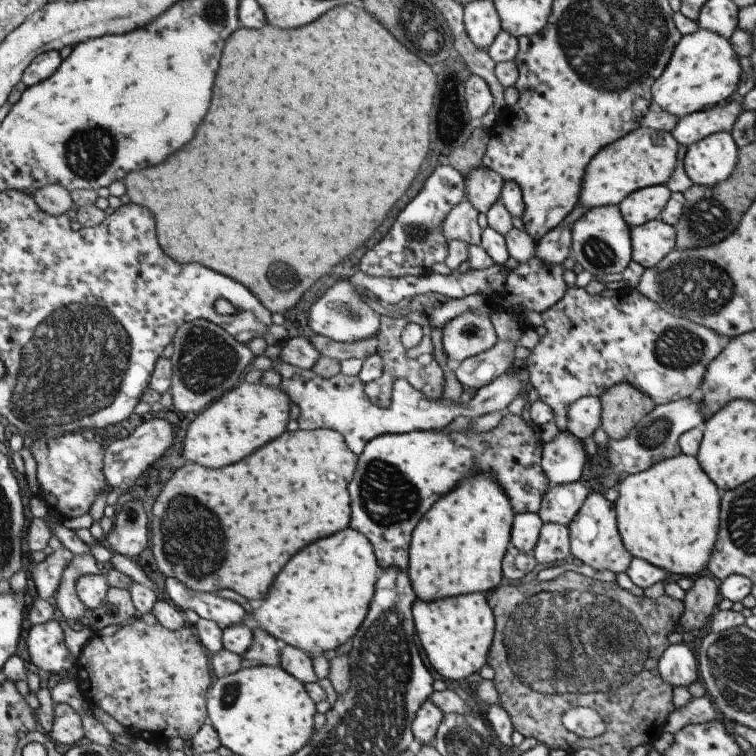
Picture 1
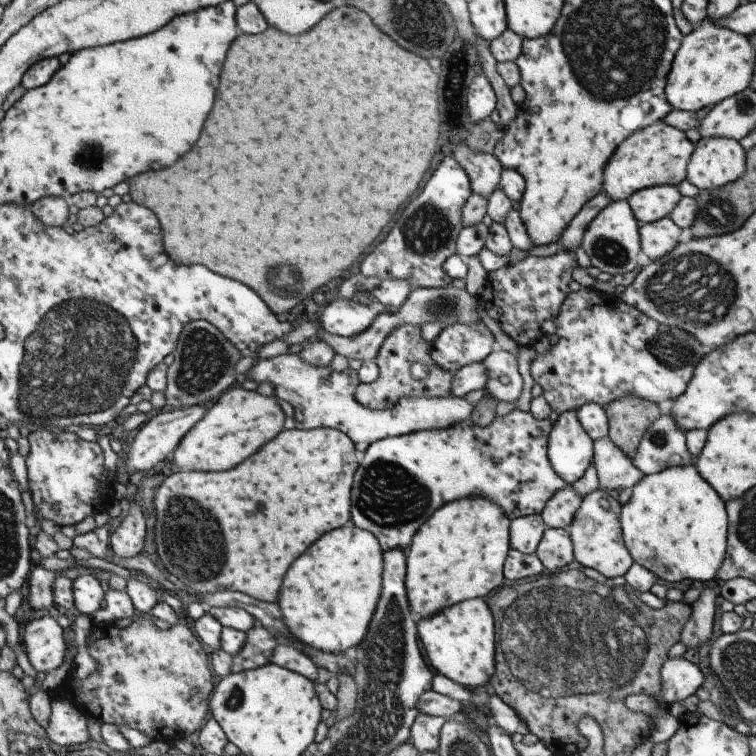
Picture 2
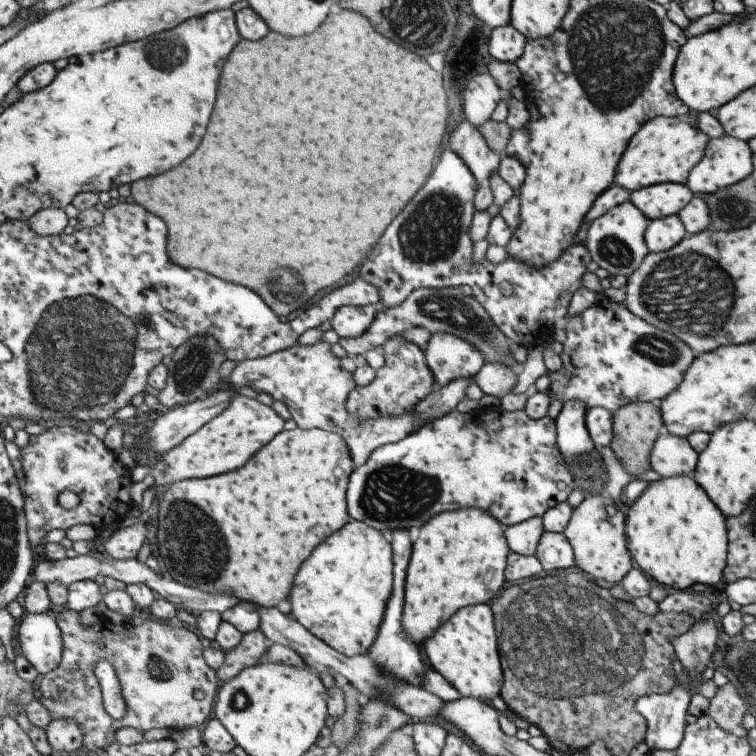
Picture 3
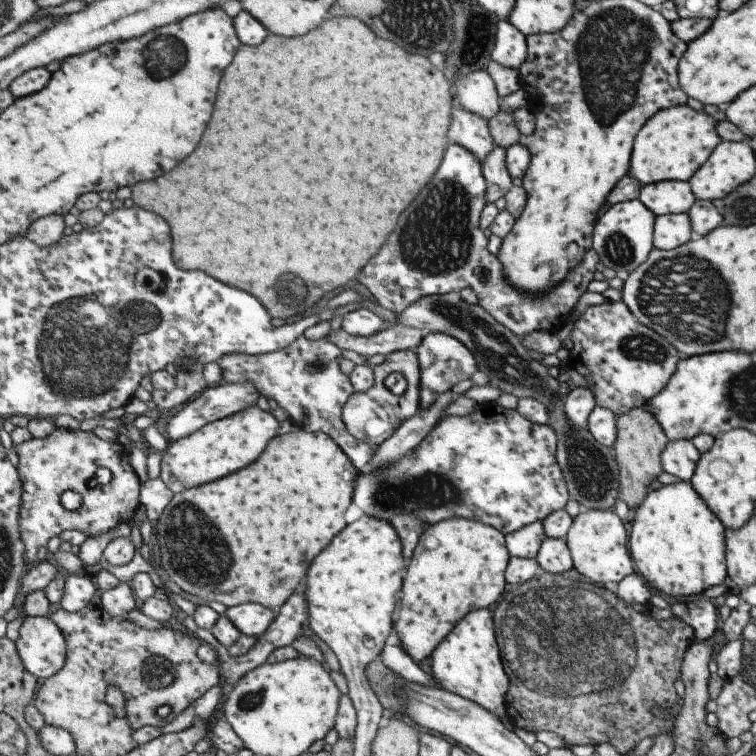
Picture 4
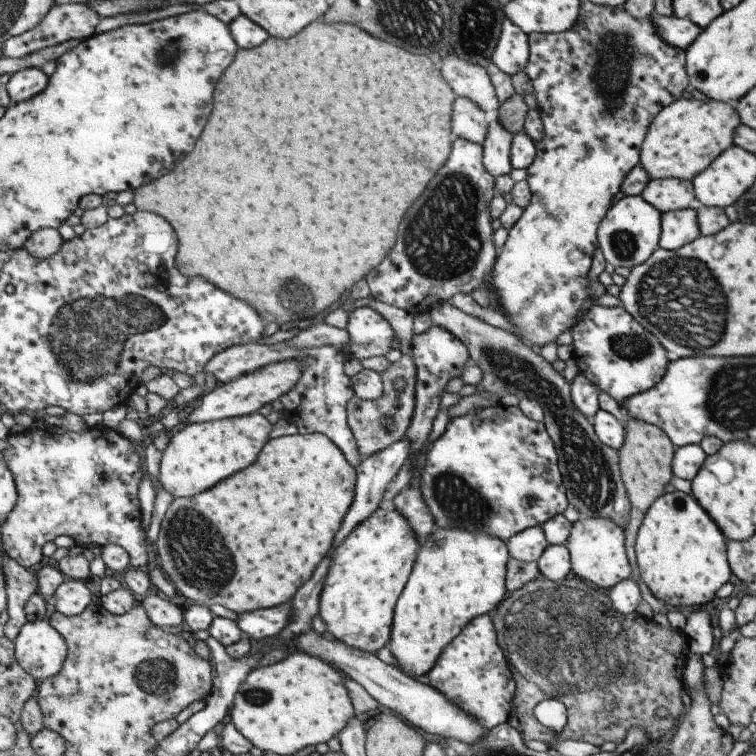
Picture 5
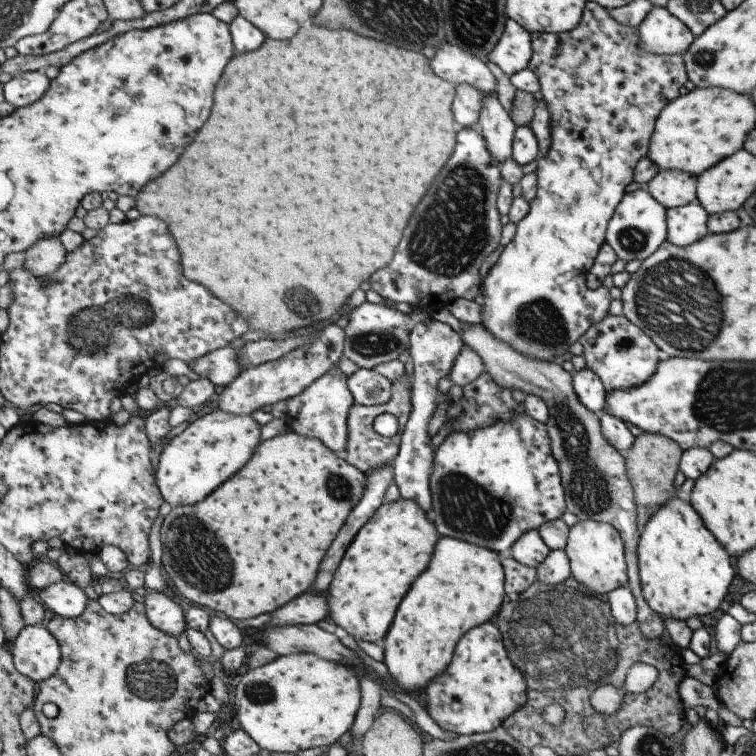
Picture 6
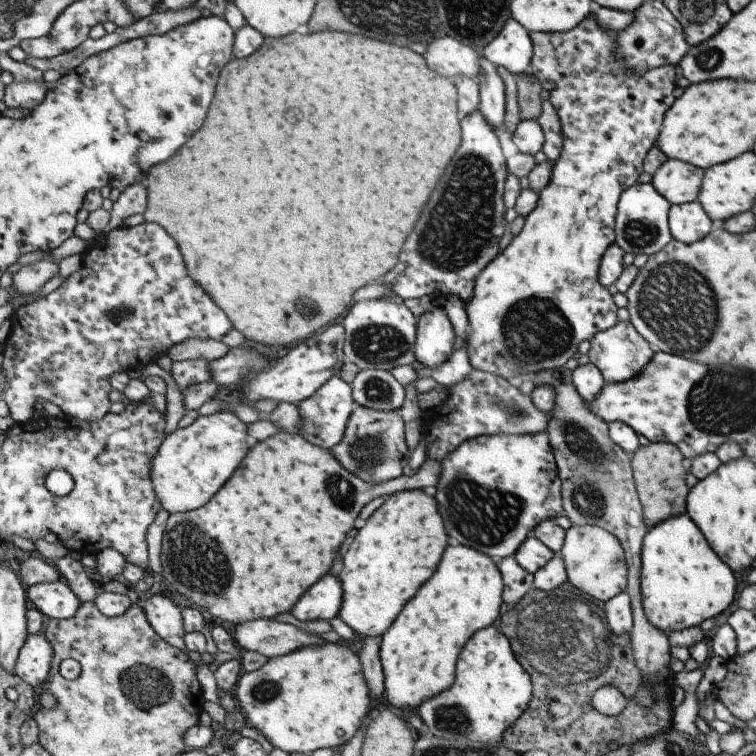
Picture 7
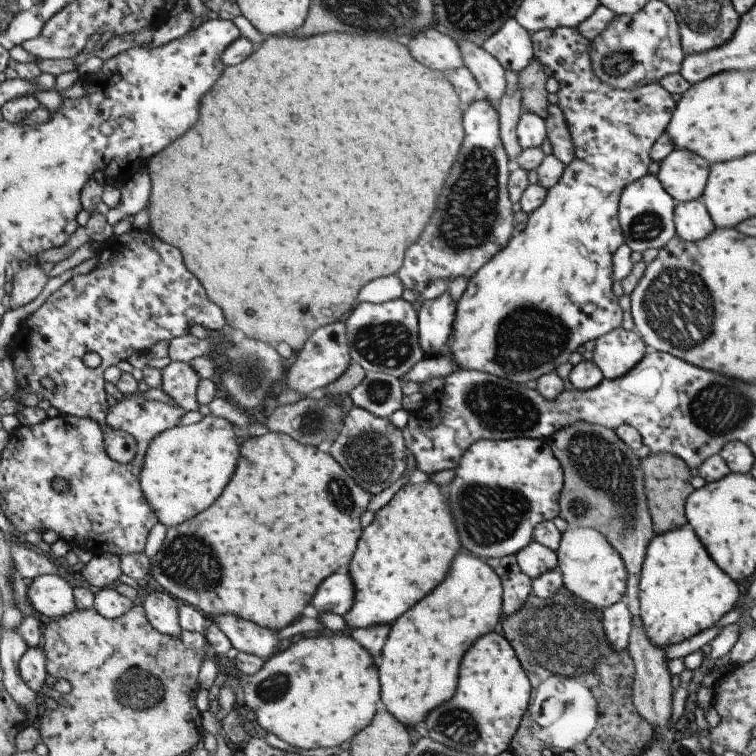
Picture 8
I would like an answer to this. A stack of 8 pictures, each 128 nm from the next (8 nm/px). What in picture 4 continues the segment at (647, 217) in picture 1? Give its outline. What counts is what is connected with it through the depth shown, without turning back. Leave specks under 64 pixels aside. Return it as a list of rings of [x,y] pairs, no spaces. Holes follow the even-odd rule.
[[[664,181],[641,186],[637,200],[655,216],[686,214],[695,199],[687,181]]]

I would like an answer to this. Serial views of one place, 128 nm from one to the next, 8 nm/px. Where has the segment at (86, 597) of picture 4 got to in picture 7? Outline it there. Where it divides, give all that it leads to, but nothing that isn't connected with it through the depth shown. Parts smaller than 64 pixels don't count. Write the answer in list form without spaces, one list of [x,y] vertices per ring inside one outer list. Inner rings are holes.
[[[62,578],[56,582],[32,585],[28,590],[28,599],[32,606],[50,619],[74,618],[83,604]]]

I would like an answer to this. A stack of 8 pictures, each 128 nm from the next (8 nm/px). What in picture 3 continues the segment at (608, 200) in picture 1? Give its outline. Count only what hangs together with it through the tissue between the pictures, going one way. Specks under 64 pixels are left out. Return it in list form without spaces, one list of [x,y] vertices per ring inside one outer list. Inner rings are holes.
[[[659,116],[659,120],[651,119],[651,124],[631,140],[631,148],[627,148],[627,156],[623,156],[623,164],[619,164],[618,178],[615,179],[615,185],[621,186],[627,192],[637,191],[639,188],[659,184],[659,183],[679,183],[685,184],[687,175],[691,168],[701,160],[703,150],[709,142],[709,138],[691,124],[685,122],[686,119],[677,116]]]

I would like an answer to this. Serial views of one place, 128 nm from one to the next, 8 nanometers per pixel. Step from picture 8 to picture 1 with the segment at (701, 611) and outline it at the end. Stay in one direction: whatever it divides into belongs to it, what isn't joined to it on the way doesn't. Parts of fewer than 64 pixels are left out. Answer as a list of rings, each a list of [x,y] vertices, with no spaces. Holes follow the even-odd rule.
[[[679,455],[661,460],[654,467],[635,474],[624,475],[619,481],[619,498],[616,501],[619,536],[625,550],[631,556],[662,568],[677,576],[692,577],[706,572],[711,550],[715,548],[715,538],[719,528],[720,491],[709,480],[699,466],[696,457]]]

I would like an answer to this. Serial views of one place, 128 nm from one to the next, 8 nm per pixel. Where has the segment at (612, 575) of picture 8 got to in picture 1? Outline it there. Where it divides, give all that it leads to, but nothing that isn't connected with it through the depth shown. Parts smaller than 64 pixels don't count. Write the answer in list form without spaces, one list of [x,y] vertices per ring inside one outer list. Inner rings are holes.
[[[592,492],[585,500],[583,508],[568,524],[572,554],[583,563],[596,570],[610,570],[615,574],[625,572],[630,566],[631,555],[619,540],[619,524],[616,502],[610,502],[601,492]]]

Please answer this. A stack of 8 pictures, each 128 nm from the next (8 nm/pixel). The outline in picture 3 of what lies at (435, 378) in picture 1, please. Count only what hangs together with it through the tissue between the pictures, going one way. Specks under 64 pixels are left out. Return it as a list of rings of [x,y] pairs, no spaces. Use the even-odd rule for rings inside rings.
[[[397,335],[388,339],[382,350],[384,365],[376,370],[375,380],[369,386],[356,386],[347,403],[350,413],[361,422],[403,416],[437,388],[435,373],[427,366],[426,352],[418,344],[411,344],[410,340]]]

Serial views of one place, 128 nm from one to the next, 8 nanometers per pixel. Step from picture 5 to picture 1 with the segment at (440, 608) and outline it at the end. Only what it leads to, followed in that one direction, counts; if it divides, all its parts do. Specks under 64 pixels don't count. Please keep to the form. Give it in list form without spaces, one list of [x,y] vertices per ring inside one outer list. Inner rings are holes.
[[[475,470],[453,492],[443,496],[443,500],[439,500],[439,504],[431,508],[431,522],[427,512],[412,535],[408,573],[418,599],[433,602],[454,596],[489,592],[499,587],[503,583],[503,561],[512,545],[515,515],[510,496],[499,486],[499,481],[481,470]]]

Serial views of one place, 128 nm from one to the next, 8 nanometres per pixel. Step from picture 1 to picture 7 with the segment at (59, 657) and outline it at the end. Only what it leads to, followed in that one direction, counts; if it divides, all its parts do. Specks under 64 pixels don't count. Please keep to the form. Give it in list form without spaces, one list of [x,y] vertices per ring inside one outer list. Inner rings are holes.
[[[29,633],[15,673],[31,686],[42,687],[50,679],[54,655],[54,645],[43,634]]]

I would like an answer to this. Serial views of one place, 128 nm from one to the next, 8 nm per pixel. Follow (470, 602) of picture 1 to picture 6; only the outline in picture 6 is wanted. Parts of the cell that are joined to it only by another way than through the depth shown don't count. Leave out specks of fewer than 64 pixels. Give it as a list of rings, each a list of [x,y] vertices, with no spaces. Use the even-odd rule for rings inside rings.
[[[488,621],[473,628],[460,640],[454,658],[443,676],[435,678],[426,688],[428,713],[444,730],[459,735],[489,733],[503,726],[515,712],[518,712],[528,700],[525,674],[510,660],[501,630],[495,621]]]

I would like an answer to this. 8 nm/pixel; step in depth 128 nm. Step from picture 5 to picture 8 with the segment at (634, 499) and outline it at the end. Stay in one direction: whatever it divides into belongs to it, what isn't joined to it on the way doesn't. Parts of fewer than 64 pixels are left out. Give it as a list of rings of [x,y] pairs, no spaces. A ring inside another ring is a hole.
[[[660,451],[651,453],[641,459],[641,470],[645,480],[646,500],[649,505],[650,522],[653,533],[662,534],[666,531],[679,529],[685,526],[684,501],[694,490],[691,487],[690,469],[683,463],[681,457]]]

